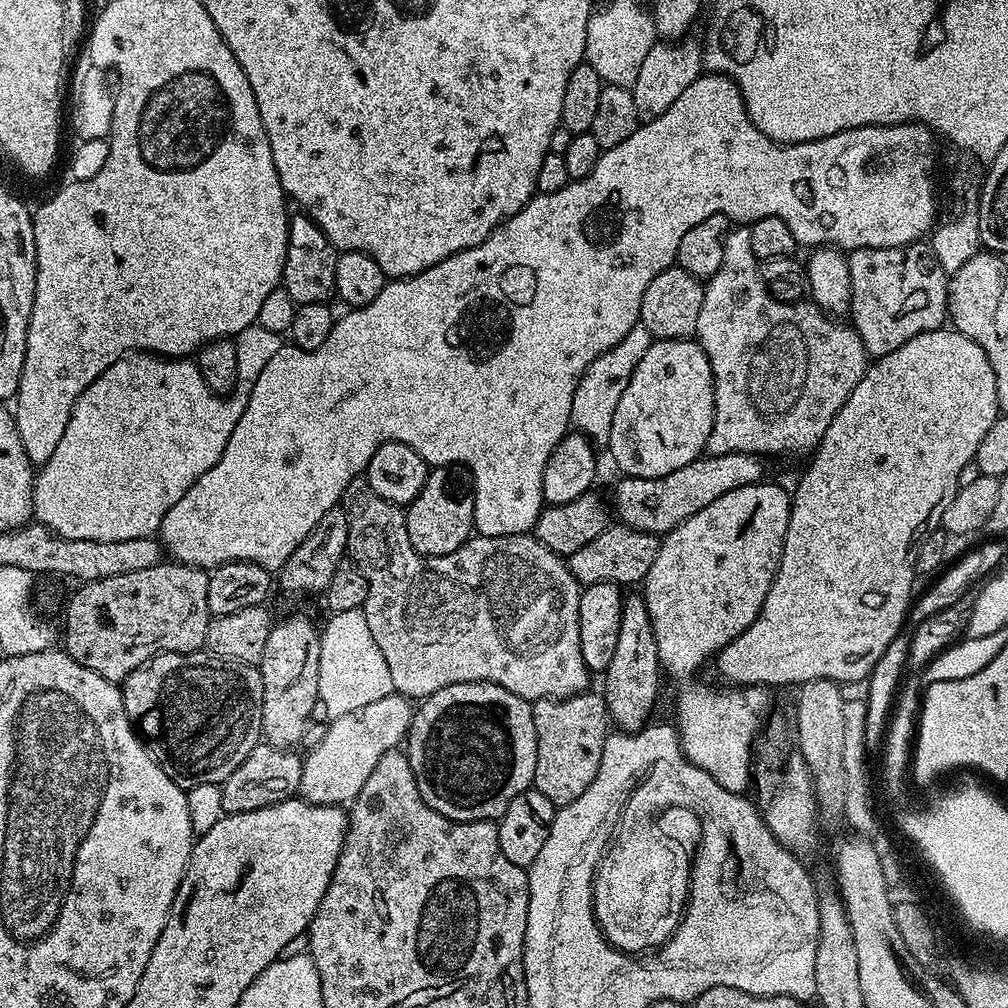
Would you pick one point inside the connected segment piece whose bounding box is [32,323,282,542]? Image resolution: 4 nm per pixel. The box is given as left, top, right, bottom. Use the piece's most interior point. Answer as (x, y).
(139, 436)

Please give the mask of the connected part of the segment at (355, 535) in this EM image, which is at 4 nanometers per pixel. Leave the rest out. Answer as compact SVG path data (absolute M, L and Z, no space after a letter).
M357 478L350 482L344 492L342 507L348 523L348 551L351 563L355 564L368 579L368 593L362 609L366 618L366 626L370 626L370 634L374 634L374 642L378 642L378 650L382 650L382 658L386 658L386 670L390 670L390 682L399 695L419 702L425 696L434 694L446 686L465 684L466 682L490 682L510 690L510 694L518 694L522 699L535 702L537 700L565 700L567 696L576 696L589 687L590 673L586 662L582 662L582 646L578 634L578 602L582 585L576 581L574 574L568 569L565 557L552 552L535 535L522 536L481 536L473 535L461 548L445 556L423 556L410 546L410 534L404 525L405 509L398 504L386 502L386 498L378 498L374 490L370 490L367 479Z

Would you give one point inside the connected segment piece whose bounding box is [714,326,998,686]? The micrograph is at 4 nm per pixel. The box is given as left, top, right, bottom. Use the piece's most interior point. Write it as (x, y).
(880, 479)

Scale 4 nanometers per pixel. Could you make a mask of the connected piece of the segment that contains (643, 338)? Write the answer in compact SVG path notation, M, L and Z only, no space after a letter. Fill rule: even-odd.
M638 323L634 330L630 330L630 334L626 334L626 338L622 338L622 342L618 342L618 346L606 350L606 354L590 362L586 374L582 374L578 382L578 390L574 390L571 427L575 431L583 432L593 442L607 441L610 422L614 422L614 410L630 382L630 374L634 374L634 366L638 366L646 350L650 350L653 339L650 330L646 330Z

